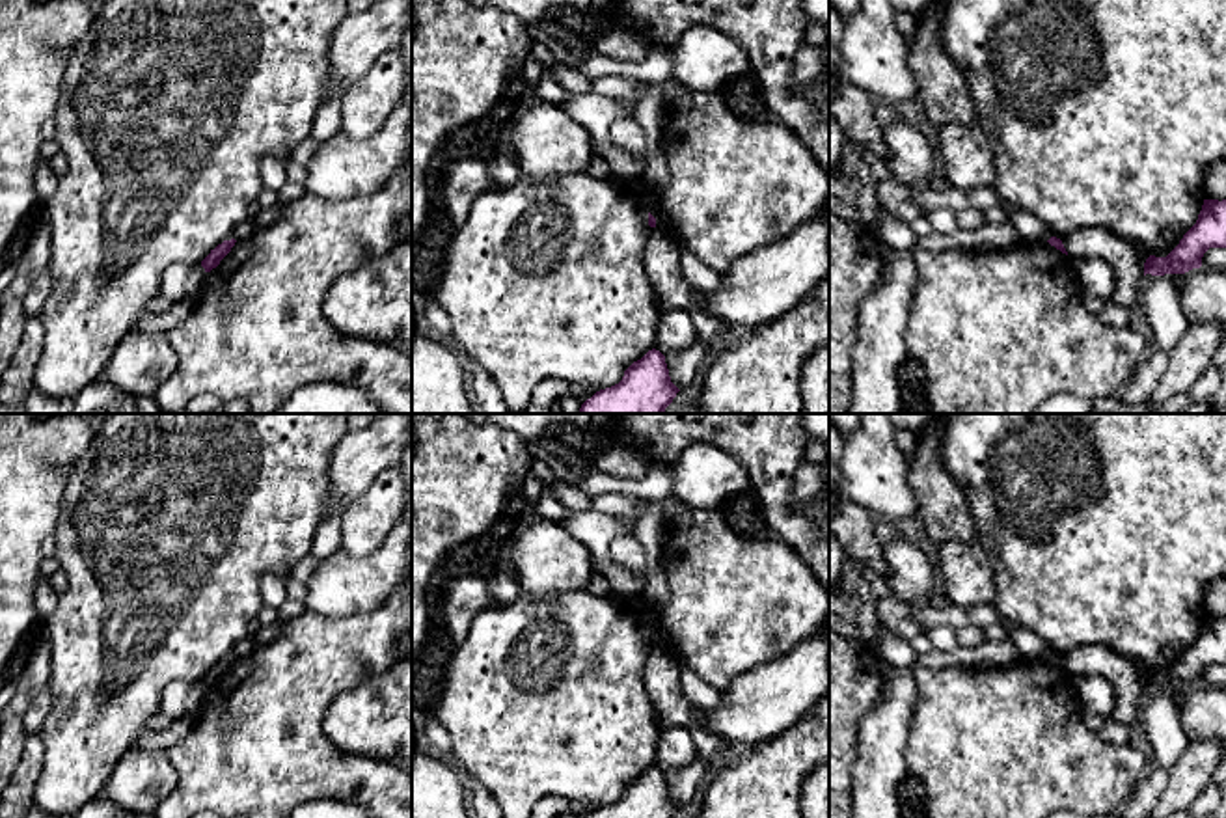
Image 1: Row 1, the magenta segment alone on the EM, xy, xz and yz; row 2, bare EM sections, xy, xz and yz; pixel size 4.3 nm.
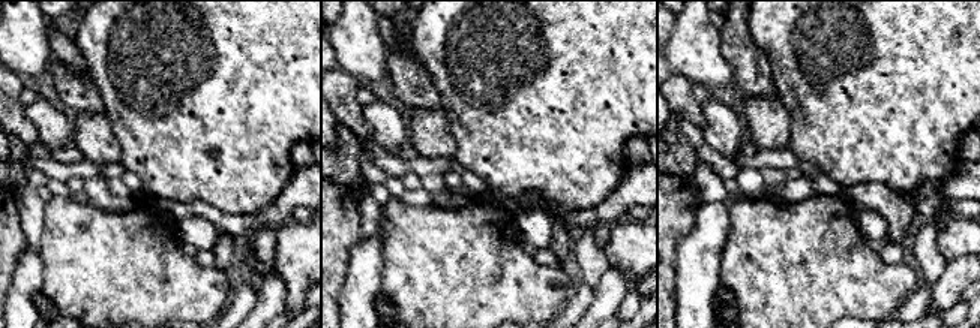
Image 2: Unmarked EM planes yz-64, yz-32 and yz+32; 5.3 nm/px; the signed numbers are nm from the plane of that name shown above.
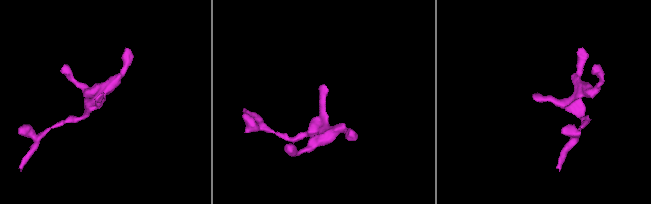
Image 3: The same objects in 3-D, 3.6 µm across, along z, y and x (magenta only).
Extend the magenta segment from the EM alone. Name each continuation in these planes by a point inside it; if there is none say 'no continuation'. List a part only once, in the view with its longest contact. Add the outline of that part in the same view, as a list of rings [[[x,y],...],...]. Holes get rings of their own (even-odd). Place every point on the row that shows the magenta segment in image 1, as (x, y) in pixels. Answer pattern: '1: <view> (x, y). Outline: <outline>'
no continuation

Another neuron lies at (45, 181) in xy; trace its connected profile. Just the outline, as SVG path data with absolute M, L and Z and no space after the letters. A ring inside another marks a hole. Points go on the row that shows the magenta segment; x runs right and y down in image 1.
M39 160L34 177L35 198L43 205L54 192L60 177L50 170L47 160Z

